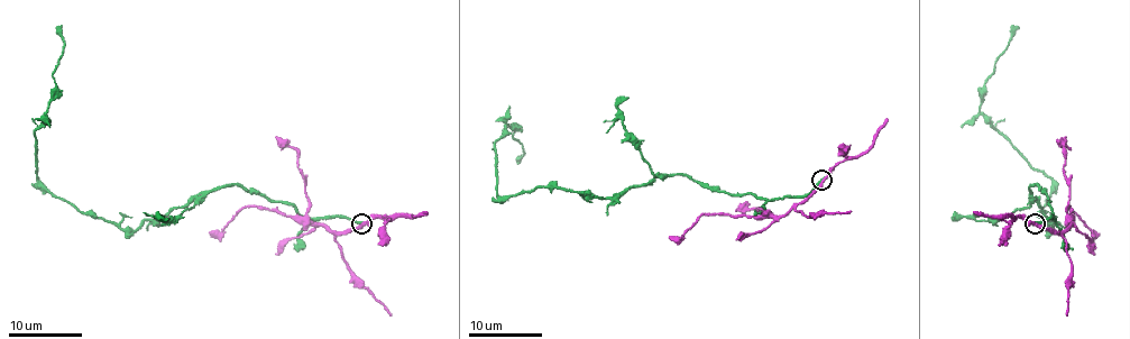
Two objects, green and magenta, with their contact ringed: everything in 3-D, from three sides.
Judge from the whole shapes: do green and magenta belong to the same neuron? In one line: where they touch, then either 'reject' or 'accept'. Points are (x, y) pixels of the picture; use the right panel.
at (1035, 223); reject

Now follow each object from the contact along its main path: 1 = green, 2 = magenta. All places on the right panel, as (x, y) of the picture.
1: (1034, 222), (1054, 219), (1045, 193), (1036, 184), (1030, 193), (1050, 230), (1048, 177), (979, 109), (1018, 26)
2: (1034, 222), (1063, 231), (1071, 225), (1068, 207), (1094, 237)

